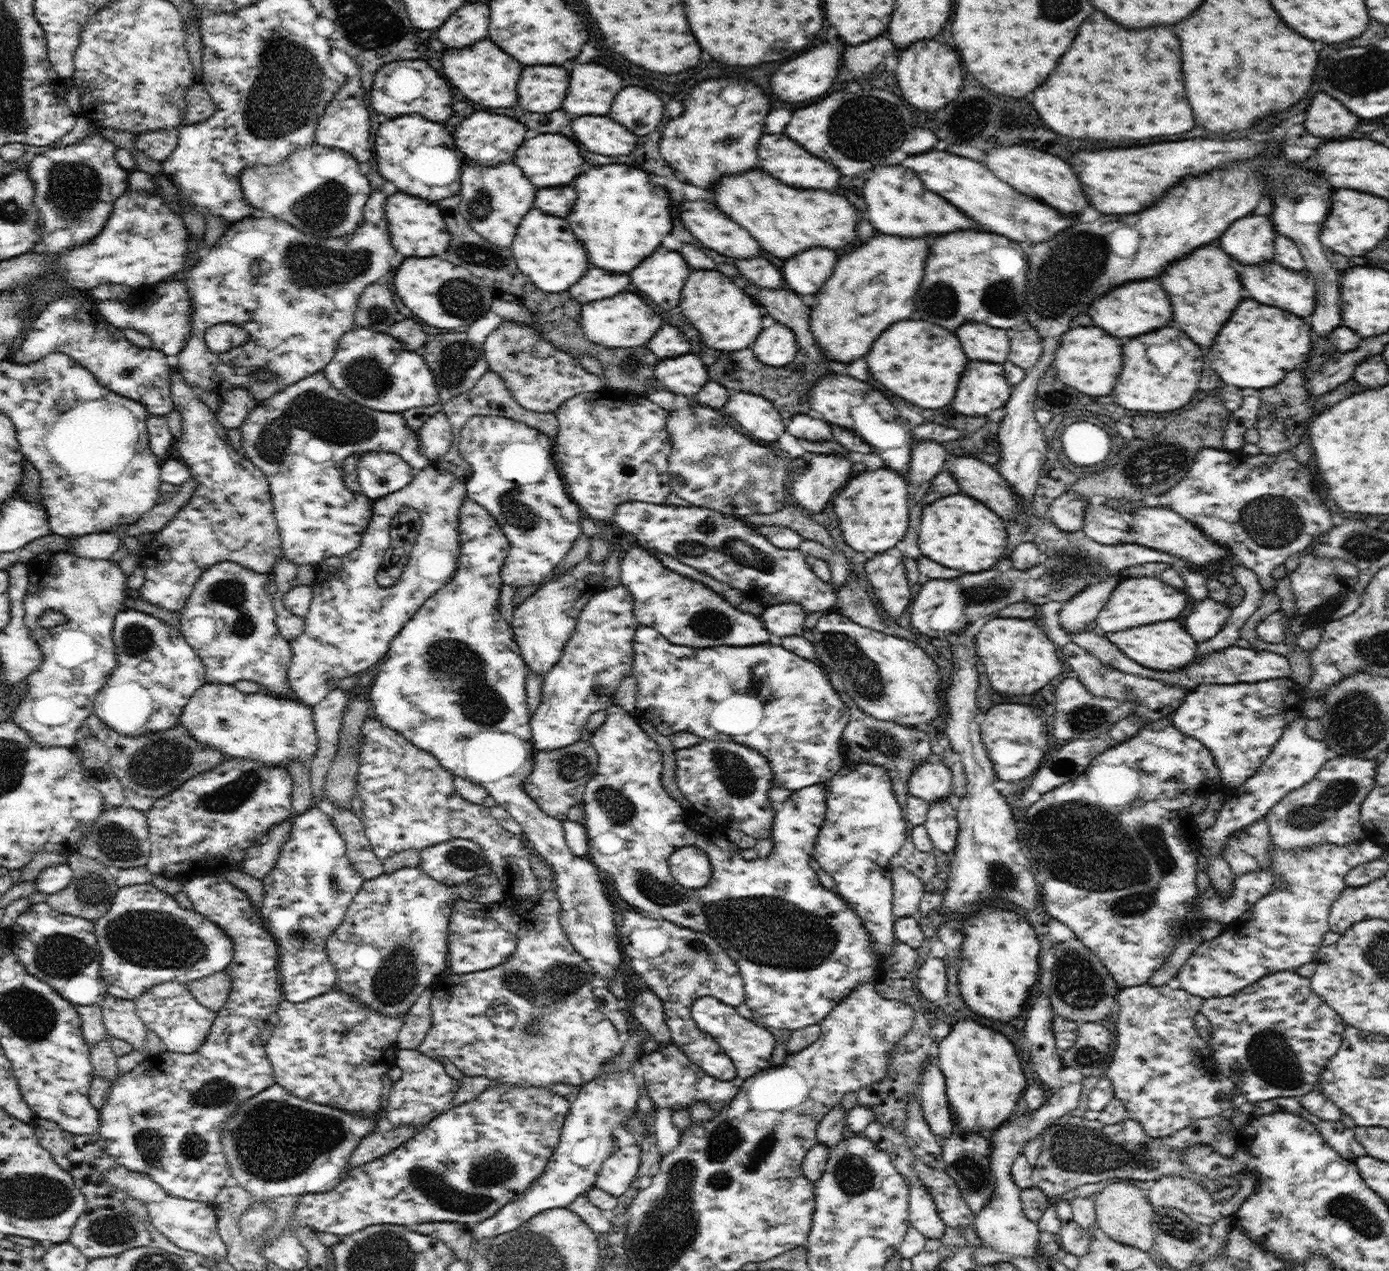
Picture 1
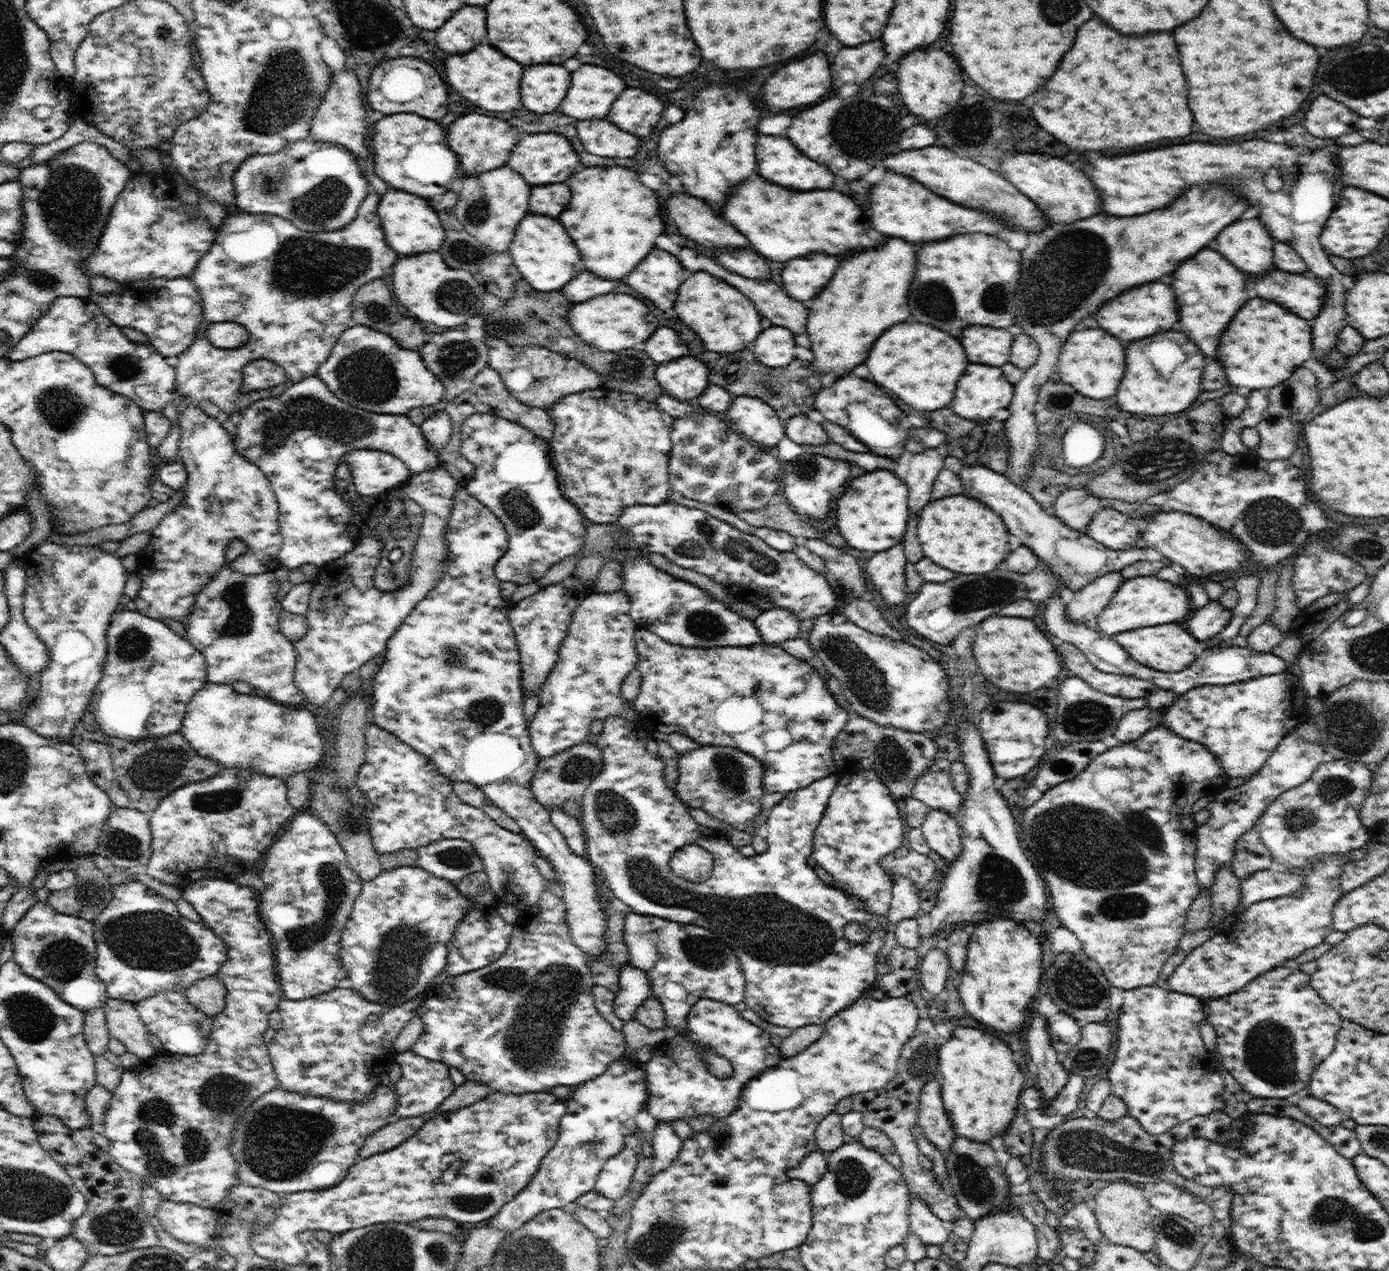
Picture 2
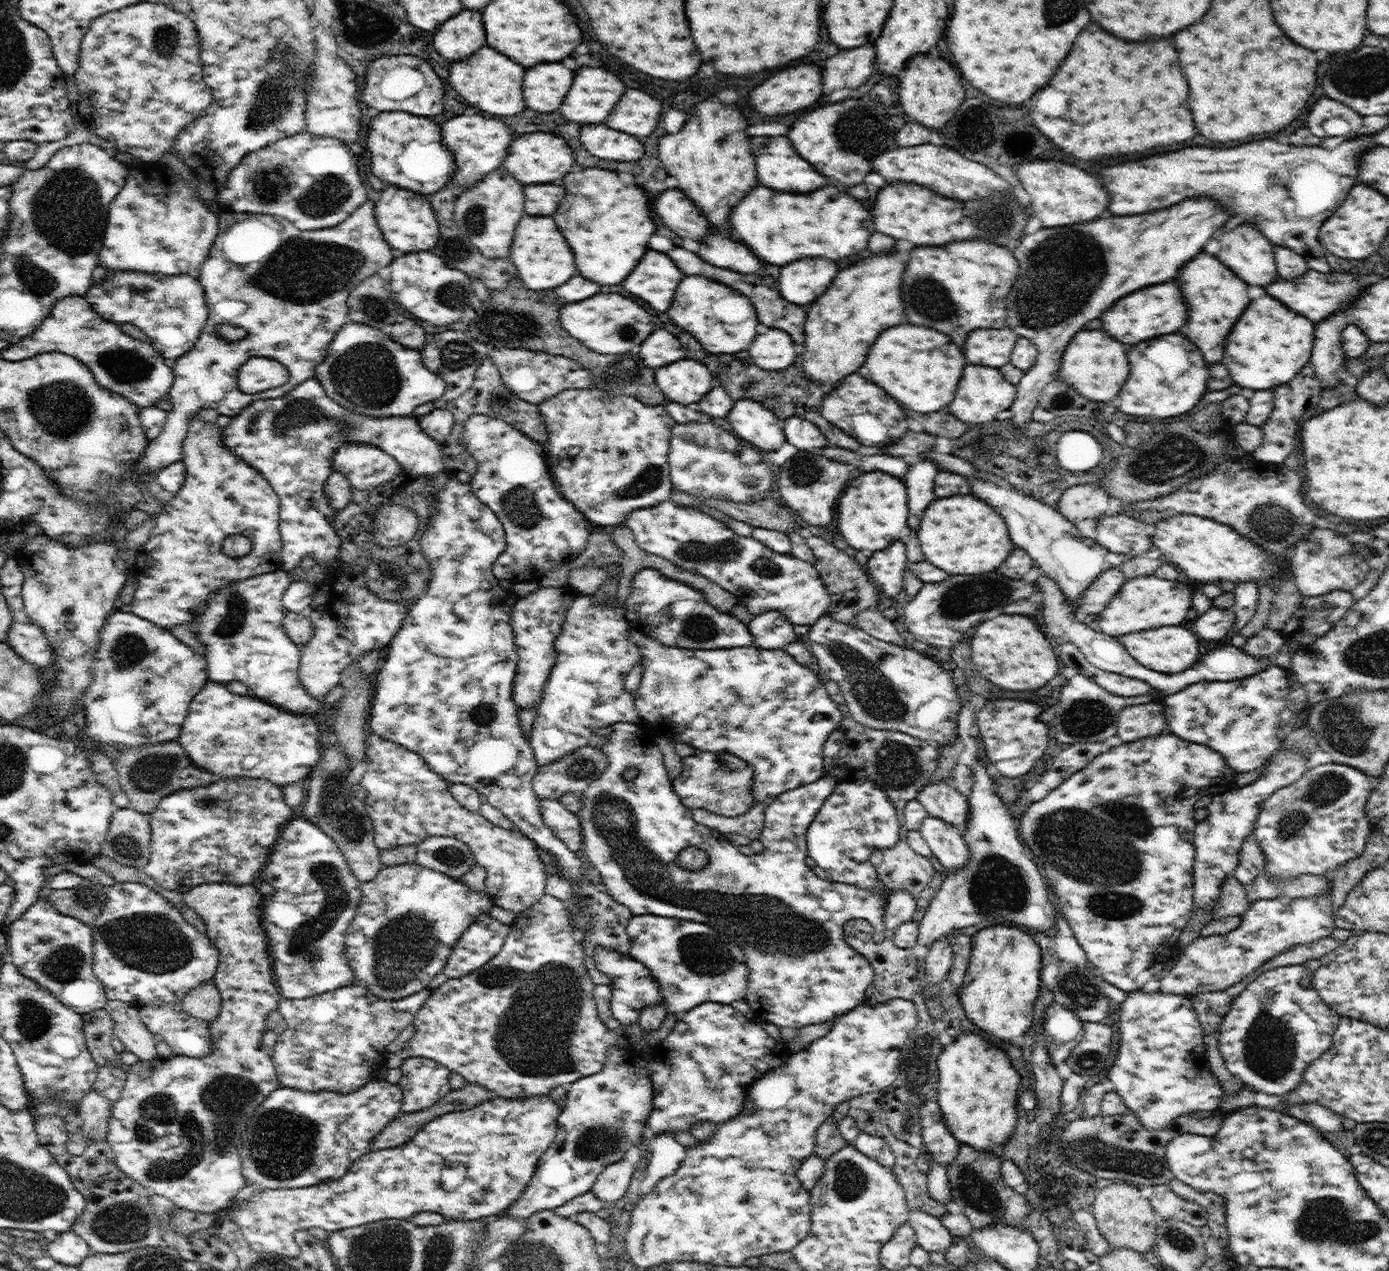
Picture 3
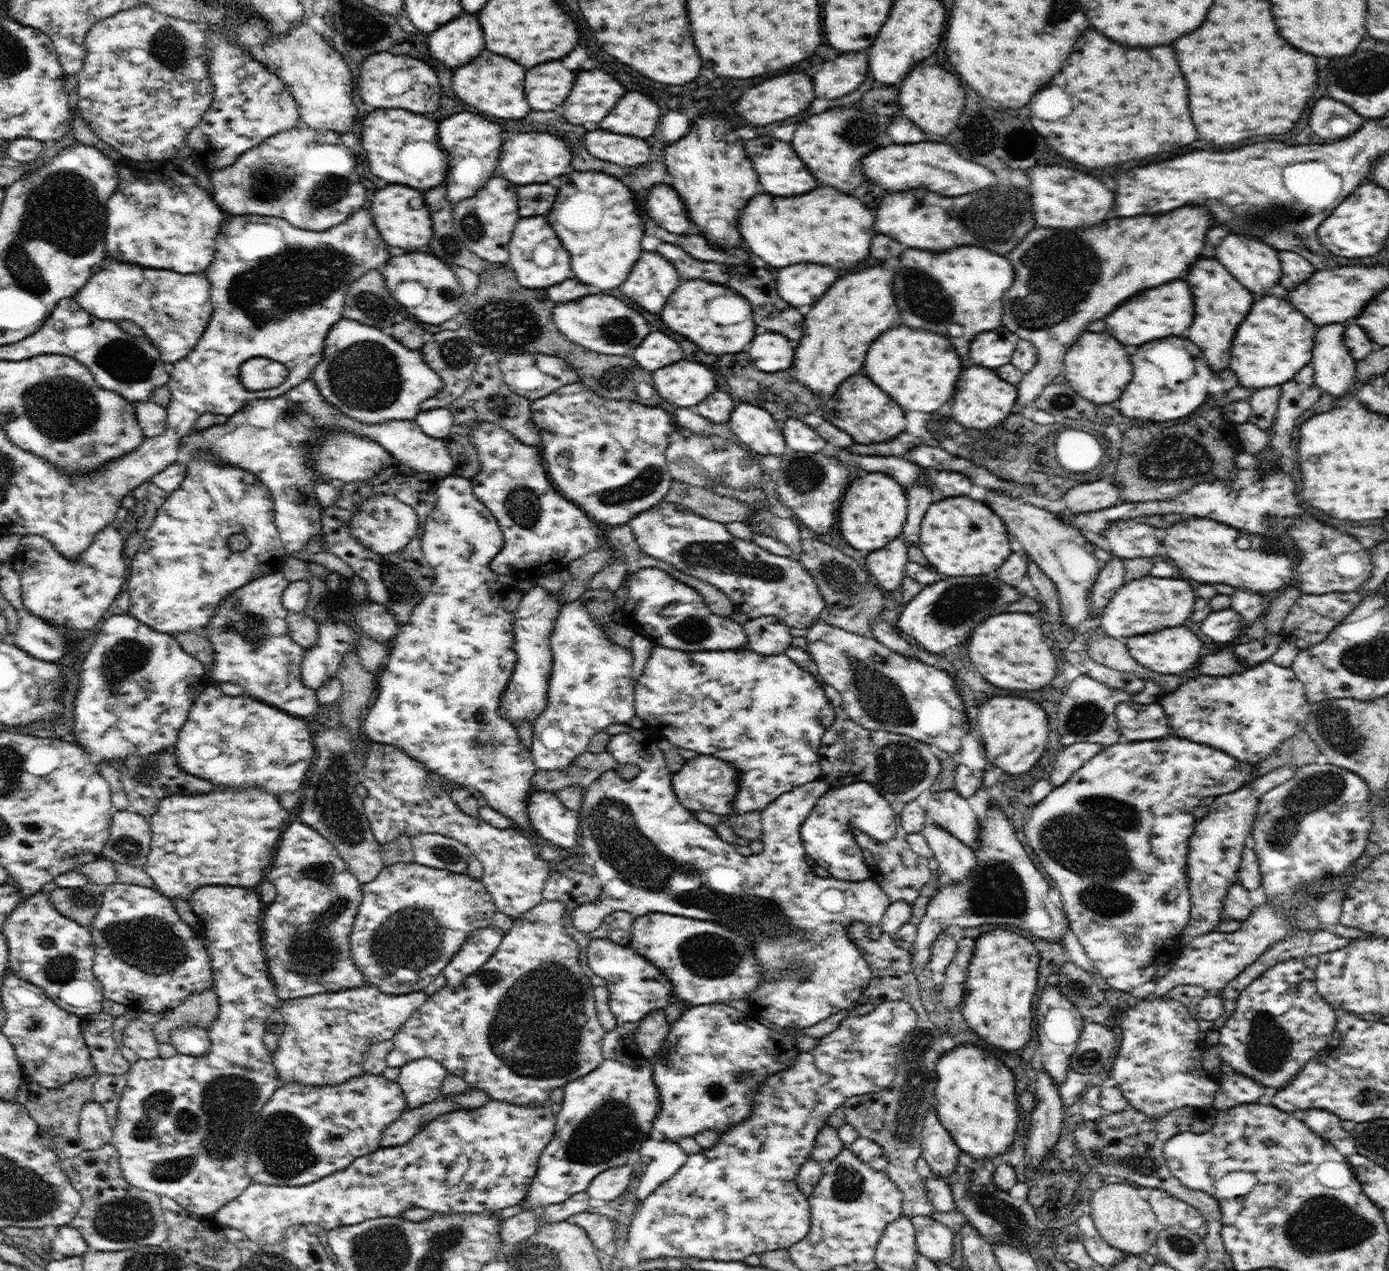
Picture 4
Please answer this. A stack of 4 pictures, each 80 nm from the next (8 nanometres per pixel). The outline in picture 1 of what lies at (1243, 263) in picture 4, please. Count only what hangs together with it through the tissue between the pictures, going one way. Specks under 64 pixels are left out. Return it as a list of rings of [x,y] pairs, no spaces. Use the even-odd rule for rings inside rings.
[[[1248,214],[1234,222],[1220,238],[1220,246],[1224,248],[1226,254],[1236,258],[1240,264],[1260,265],[1263,262],[1273,260],[1275,253],[1275,238],[1277,237],[1273,222],[1268,215]]]

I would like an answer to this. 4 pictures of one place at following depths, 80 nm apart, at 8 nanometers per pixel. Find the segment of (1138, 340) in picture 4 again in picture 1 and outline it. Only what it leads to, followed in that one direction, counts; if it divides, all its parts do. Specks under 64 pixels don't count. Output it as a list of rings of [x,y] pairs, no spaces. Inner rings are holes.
[[[1150,278],[1150,280],[1136,280],[1136,282],[1126,282],[1124,286],[1116,286],[1110,290],[1110,294],[1104,294],[1098,298],[1092,308],[1088,310],[1094,324],[1106,330],[1108,334],[1116,338],[1136,338],[1140,334],[1152,332],[1160,326],[1166,326],[1172,320],[1172,306],[1168,300],[1168,294],[1160,286],[1160,280]]]

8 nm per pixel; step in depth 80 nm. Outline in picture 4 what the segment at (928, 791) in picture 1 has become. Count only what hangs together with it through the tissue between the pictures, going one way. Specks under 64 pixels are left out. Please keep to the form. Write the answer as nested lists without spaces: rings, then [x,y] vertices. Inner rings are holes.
[[[954,788],[933,792],[930,798],[925,808],[928,819],[954,834],[975,852],[982,828],[967,798],[960,796]]]

